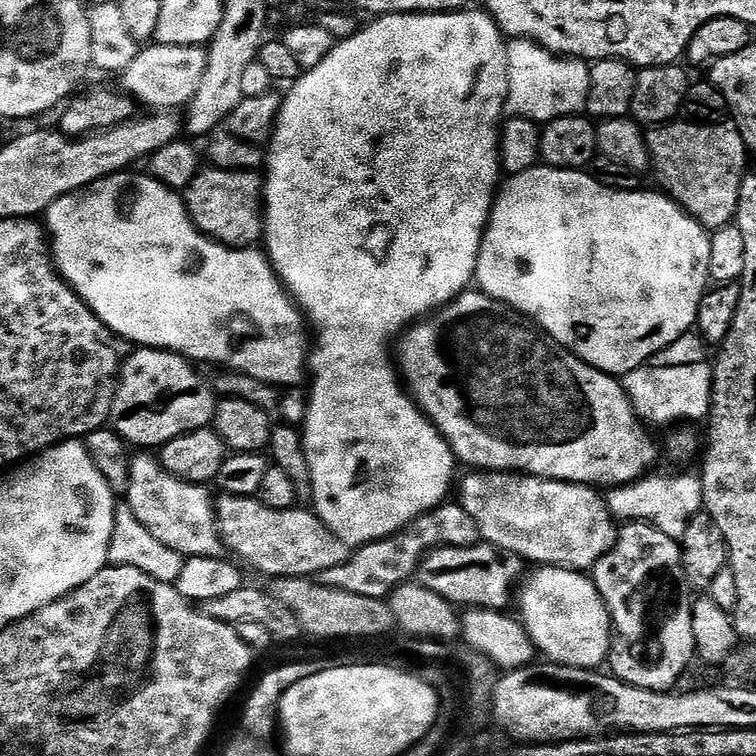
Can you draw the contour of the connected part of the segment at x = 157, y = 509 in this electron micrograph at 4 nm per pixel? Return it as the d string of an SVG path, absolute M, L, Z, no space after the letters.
M136 454L128 465L126 503L134 512L134 517L162 545L168 546L183 558L189 556L223 557L226 549L220 541L220 531L216 525L214 496L202 484L191 484L174 478L160 465L152 454Z

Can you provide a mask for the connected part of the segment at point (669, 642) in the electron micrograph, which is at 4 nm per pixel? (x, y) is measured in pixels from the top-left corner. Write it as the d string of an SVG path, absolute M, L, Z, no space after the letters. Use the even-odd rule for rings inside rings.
M628 522L623 525L616 533L615 546L601 558L598 563L590 570L590 578L596 583L596 589L602 594L604 604L608 608L608 613L612 616L612 650L610 653L611 675L617 676L623 684L630 686L638 686L646 690L654 690L655 692L670 692L677 687L676 684L684 676L684 671L692 664L692 659L697 659L696 639L694 638L694 622L692 621L692 606L694 603L694 595L688 587L690 581L688 572L684 568L682 562L682 554L680 553L680 545L677 541L671 540L666 534L662 534L662 530L652 527L650 524L643 522Z

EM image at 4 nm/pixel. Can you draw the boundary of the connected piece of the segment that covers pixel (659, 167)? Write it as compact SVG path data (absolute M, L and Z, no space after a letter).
M732 122L680 123L653 127L646 136L650 168L660 179L659 187L704 228L715 230L733 223L738 210L738 190L742 190L750 159L740 129Z

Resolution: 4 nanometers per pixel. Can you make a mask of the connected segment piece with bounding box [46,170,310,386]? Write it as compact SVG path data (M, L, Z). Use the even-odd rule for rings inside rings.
M125 170L113 176L107 176L94 182L91 188L82 188L78 192L71 192L58 198L58 202L48 207L46 232L50 237L50 251L60 277L79 294L80 298L86 302L86 306L90 306L90 310L95 312L97 318L113 334L133 345L163 348L192 362L209 360L212 364L220 364L216 366L223 366L233 372L250 374L250 378L258 378L262 382L277 386L296 384L303 376L305 379L306 365L310 360L310 332L306 327L303 312L296 307L296 301L288 295L288 289L281 284L267 255L256 248L225 248L223 244L218 244L209 236L204 236L188 217L188 207L184 205L184 197L179 191L169 188L150 174L135 176L134 173L135 171Z

